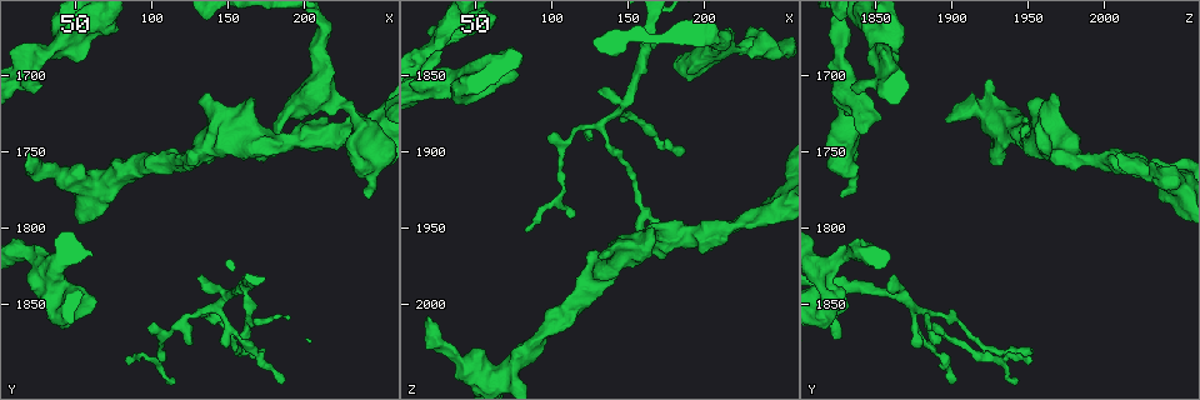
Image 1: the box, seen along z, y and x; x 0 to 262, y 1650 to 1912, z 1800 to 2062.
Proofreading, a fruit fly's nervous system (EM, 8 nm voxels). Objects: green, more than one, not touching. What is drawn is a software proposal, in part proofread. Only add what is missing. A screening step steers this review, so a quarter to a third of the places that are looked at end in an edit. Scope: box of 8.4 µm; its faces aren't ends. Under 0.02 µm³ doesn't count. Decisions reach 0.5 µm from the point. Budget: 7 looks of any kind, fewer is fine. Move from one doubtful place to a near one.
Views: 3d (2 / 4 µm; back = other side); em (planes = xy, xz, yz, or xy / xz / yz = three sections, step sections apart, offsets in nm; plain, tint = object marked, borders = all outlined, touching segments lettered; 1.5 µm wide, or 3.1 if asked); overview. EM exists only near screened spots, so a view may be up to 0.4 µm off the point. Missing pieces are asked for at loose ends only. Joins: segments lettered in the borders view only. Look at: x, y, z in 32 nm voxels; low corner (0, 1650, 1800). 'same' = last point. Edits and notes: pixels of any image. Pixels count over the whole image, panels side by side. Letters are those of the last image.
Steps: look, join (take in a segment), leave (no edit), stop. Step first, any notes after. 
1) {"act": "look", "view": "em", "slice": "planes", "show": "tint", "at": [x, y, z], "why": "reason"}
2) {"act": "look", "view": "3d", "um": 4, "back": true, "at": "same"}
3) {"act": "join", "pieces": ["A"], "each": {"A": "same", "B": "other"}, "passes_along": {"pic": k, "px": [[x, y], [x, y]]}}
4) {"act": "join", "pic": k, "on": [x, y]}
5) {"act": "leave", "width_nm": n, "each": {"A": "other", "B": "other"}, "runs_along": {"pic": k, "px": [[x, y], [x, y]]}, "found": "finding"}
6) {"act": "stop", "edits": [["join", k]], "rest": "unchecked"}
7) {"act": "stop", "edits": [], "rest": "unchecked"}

{"act": "look", "view": "3d", "um": 2, "back": true, "at": [132, 1834, 1862], "why": "branch stops here"}

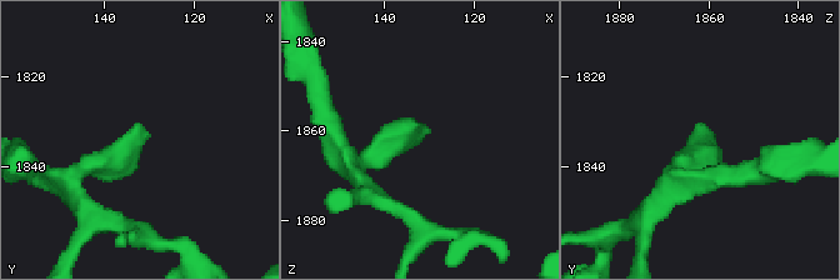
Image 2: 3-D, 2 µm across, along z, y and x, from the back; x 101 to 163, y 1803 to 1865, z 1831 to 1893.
{"act": "look", "view": "em", "slice": "planes", "show": "tint", "at": [133, 1833, 1864]}

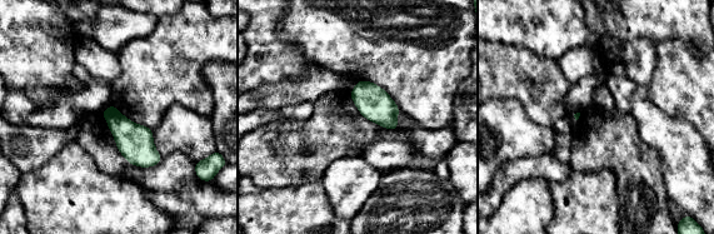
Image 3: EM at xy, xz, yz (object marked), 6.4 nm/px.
{"act": "look", "view": "em", "slice": "planes", "show": "borders", "at": "same", "why": "what lies round it"}

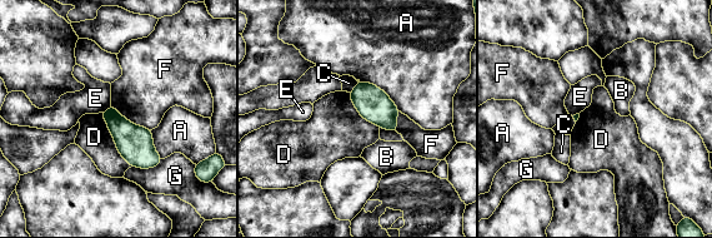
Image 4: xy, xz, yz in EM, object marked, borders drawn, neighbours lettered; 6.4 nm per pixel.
{"act": "leave", "each": {"A": "other", "B": "other", "C": "other", "D": "other", "E": "other", "F": "other", "G": "other"}, "found": "none of them fits"}

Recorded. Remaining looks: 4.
{"act": "look", "view": "em", "slice": "planes", "show": "borders", "at": [242, 1778, 1828], "why": "stops while still wide"}

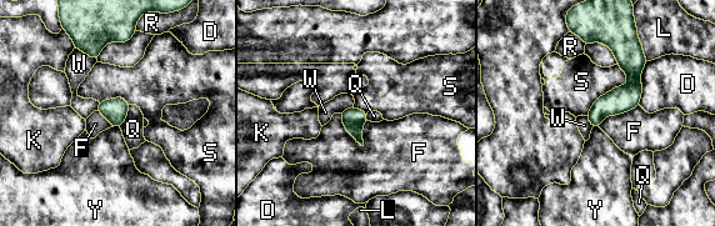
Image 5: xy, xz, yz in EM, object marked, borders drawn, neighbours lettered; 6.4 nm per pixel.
{"act": "leave", "each": {"D": "other", "F": "other", "K": "other", "L": "other", "Q": "other", "R": "other", "S": "other", "W": "other", "Y": "other"}, "runs_along": {"pic": 5, "px": [[610, 43], [631, 85], [595, 124]]}, "found": "none of them fits"}

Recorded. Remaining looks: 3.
{"act": "look", "view": "3d", "um": 4, "at": [172, 1880, 1952], "why": "tapers out"}

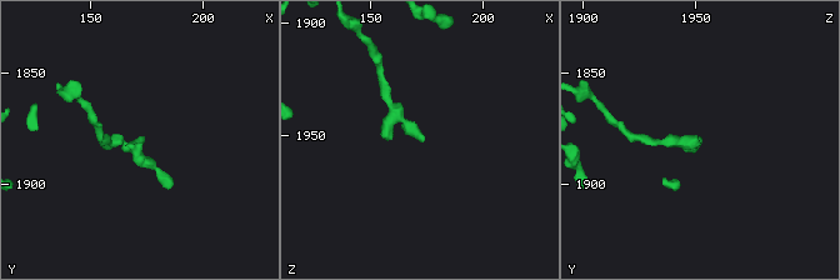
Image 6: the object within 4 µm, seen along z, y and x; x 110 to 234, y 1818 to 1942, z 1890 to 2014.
{"act": "look", "view": "em", "slice": "planes", "show": "borders", "at": [174, 1879, 1952]}

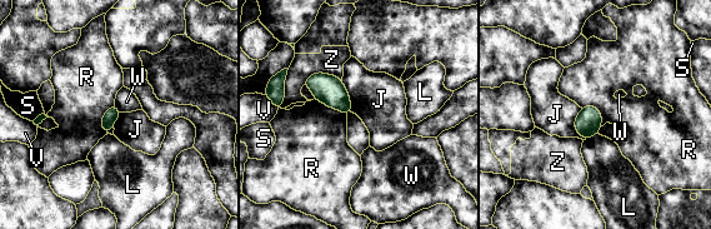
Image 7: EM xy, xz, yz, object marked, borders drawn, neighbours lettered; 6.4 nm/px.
{"act": "leave", "each": {"J": "other", "L": "other", "R": "other", "S": "other", "V": "other", "W": "other", "Z": "other"}, "border": {"pic": 7, "px": [[115, 105], [120, 111]]}, "found": "no lettered segment goes on from it"}

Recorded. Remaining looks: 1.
{"act": "stop", "edits": [], "rest": "unchecked"}

